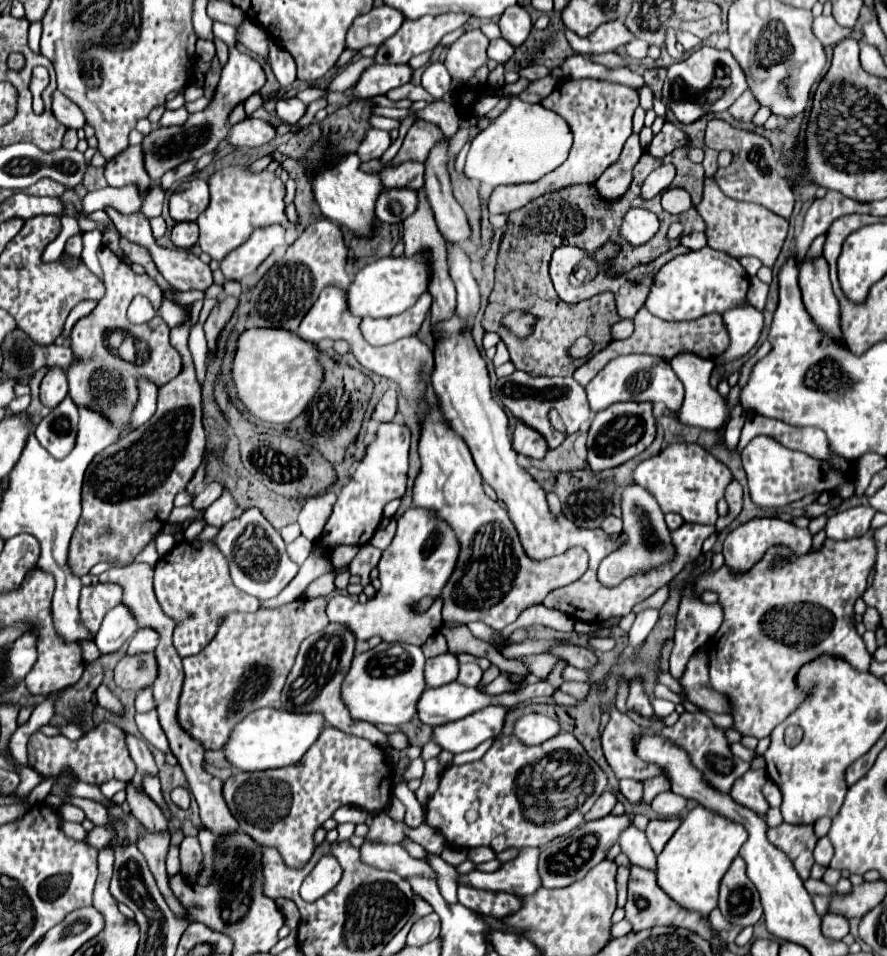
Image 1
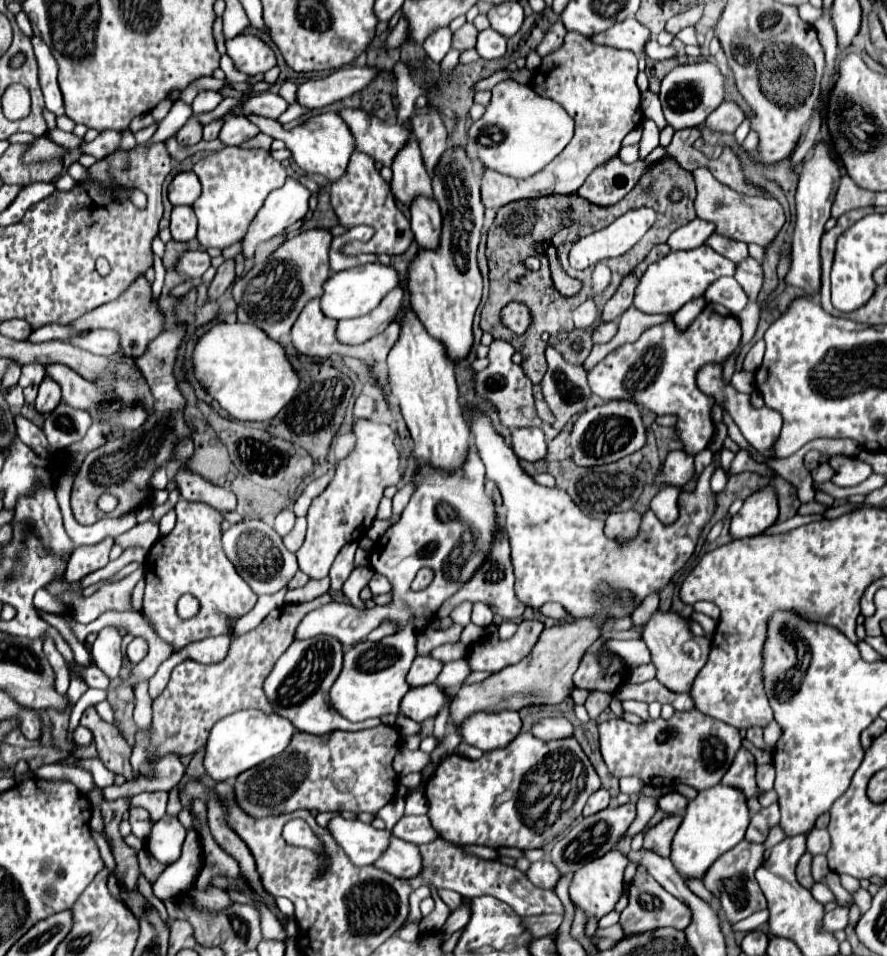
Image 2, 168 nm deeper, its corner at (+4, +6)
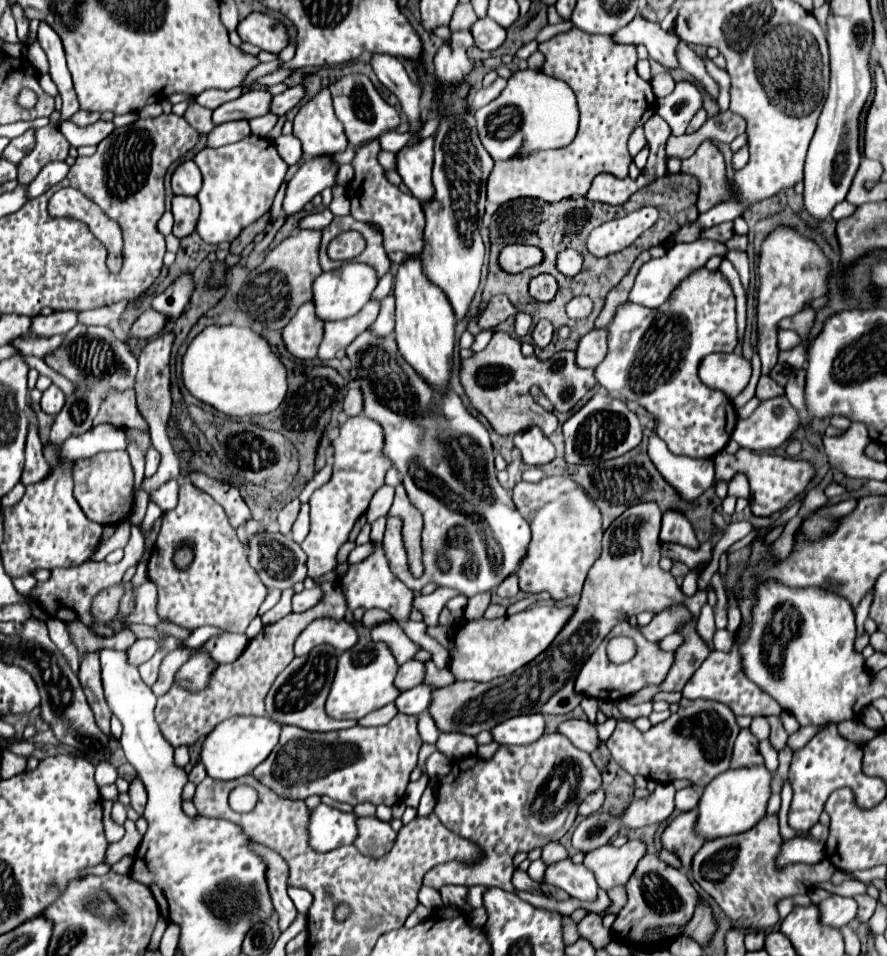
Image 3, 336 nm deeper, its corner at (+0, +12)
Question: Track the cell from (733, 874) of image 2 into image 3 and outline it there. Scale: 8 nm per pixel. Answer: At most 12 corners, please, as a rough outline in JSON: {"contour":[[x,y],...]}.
{"contour":[[778,816],[706,840],[692,878],[732,926],[778,924],[778,900],[832,864],[776,866]]}

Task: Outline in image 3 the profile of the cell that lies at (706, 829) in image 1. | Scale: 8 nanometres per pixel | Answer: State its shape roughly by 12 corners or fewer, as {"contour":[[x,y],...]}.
{"contour":[[730,768],[702,792],[706,840],[750,830],[766,814],[772,772]]}

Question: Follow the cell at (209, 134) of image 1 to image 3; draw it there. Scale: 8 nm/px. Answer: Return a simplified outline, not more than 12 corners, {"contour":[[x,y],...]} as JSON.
{"contour":[[250,12],[238,34],[260,50],[280,54],[288,46],[284,22]]}

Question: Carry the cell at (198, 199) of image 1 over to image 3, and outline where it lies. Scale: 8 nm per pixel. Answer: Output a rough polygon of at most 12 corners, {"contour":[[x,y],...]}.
{"contour":[[192,160],[178,164],[172,192],[196,196],[202,174]]}

